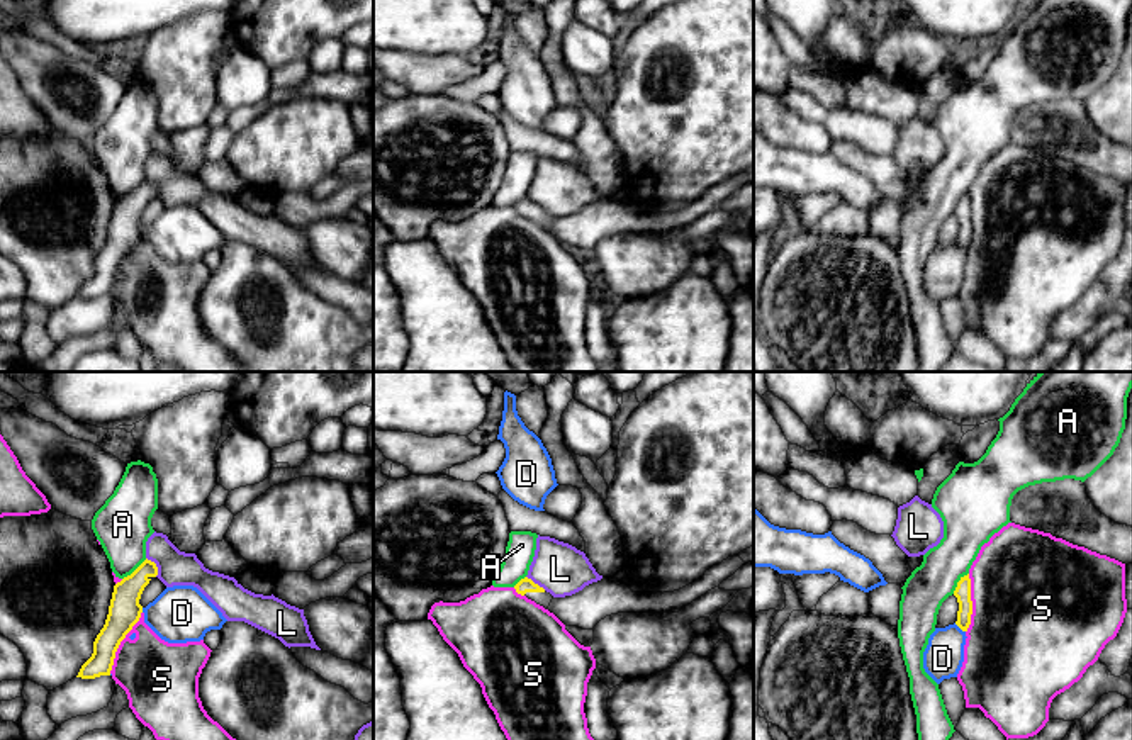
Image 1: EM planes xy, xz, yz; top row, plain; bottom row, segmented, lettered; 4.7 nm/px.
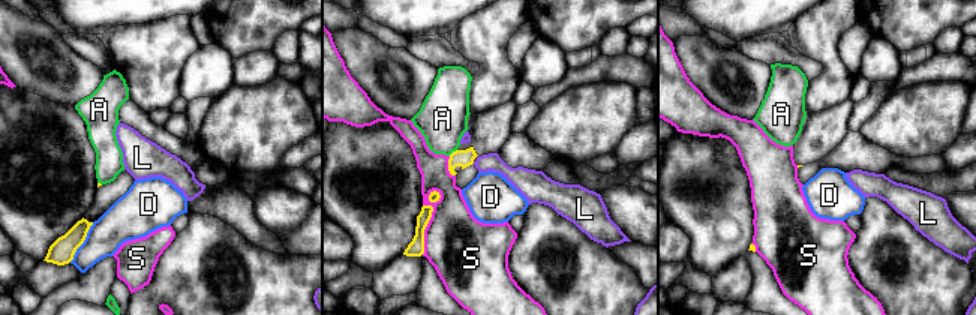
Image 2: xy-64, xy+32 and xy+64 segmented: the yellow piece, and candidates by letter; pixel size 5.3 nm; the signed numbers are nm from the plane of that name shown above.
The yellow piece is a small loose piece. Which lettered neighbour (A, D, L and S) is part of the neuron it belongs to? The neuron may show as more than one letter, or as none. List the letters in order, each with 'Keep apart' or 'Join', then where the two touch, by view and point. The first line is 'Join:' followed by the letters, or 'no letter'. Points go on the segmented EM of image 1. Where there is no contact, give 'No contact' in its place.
Join: no letter
A: Keep apart. Touches yellow at xy (136, 569)
D: Keep apart. Touches yellow at yz (959, 627)
L: Keep apart. Touches yellow at xy (155, 566)
S: Keep apart. Touches yellow at xy (121, 640)

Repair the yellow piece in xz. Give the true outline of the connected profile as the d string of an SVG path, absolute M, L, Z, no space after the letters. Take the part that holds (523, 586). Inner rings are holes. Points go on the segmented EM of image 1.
M524 577L514 586L516 592L526 596L528 599L535 601L536 604L548 609L553 596L546 592L543 587L535 584L531 579Z

